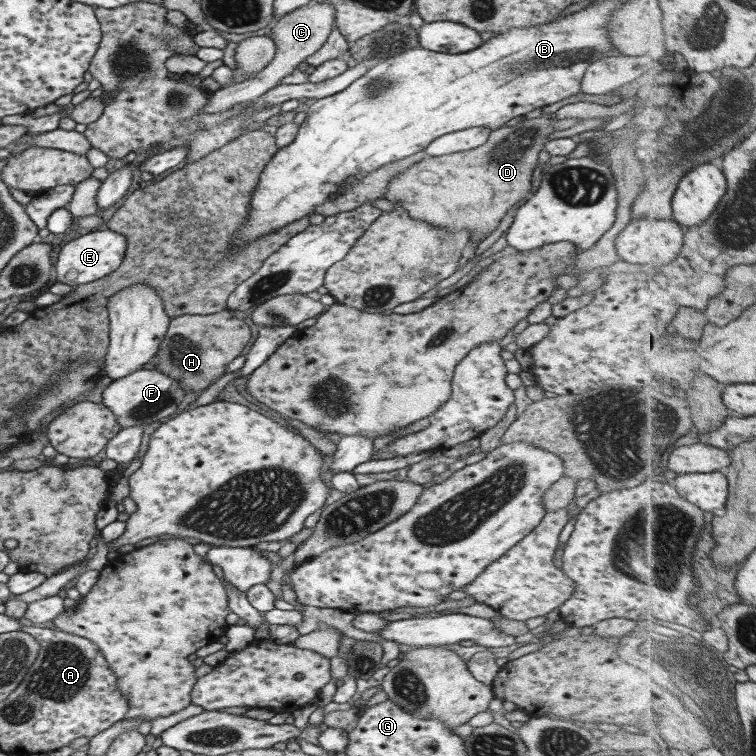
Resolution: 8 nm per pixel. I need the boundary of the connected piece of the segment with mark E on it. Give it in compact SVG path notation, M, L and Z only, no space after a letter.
M111 230L89 232L66 242L58 252L55 262L56 281L74 287L107 276L112 273L125 256L126 238Z

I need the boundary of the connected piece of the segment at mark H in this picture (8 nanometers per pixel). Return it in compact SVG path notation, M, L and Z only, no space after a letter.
M229 310L206 315L181 314L168 320L165 336L161 338L151 364L153 369L159 369L177 379L185 393L203 390L225 372L233 358L241 354L243 346L251 338L249 332L249 326L243 320L233 317Z

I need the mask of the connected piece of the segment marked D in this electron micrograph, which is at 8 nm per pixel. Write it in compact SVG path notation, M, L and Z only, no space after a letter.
M543 114L522 119L513 126L491 130L487 140L473 149L426 156L391 178L384 198L403 206L411 218L443 228L445 233L467 230L469 242L477 242L489 236L519 200L528 199L539 151L549 140L547 135L555 131L551 121L552 117Z

